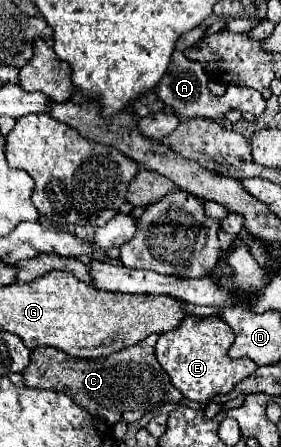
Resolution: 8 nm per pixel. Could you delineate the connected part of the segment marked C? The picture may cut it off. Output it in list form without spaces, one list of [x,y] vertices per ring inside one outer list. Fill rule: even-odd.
[[[149,335],[135,347],[125,347],[105,359],[79,359],[55,347],[37,347],[31,351],[29,367],[23,371],[27,387],[65,393],[93,417],[107,423],[135,423],[145,411],[161,407],[161,365],[155,357],[157,335]]]

